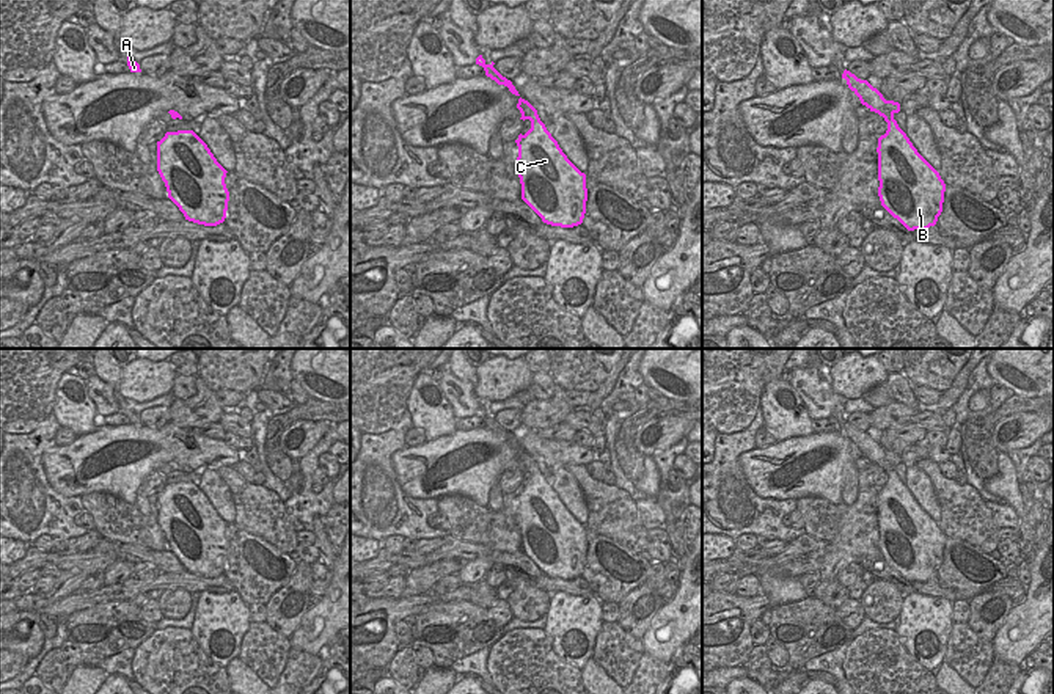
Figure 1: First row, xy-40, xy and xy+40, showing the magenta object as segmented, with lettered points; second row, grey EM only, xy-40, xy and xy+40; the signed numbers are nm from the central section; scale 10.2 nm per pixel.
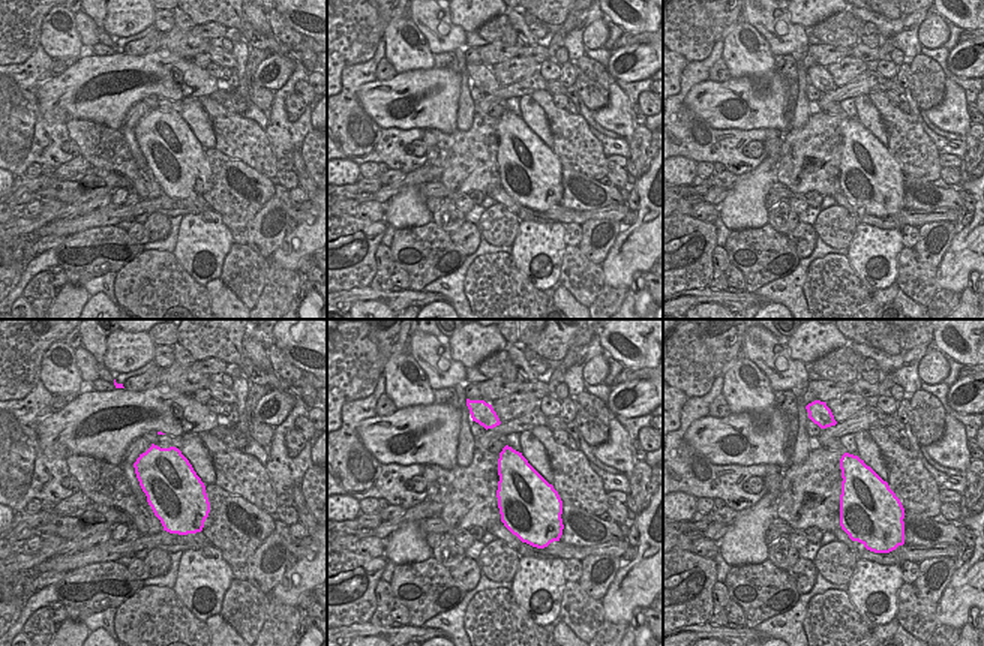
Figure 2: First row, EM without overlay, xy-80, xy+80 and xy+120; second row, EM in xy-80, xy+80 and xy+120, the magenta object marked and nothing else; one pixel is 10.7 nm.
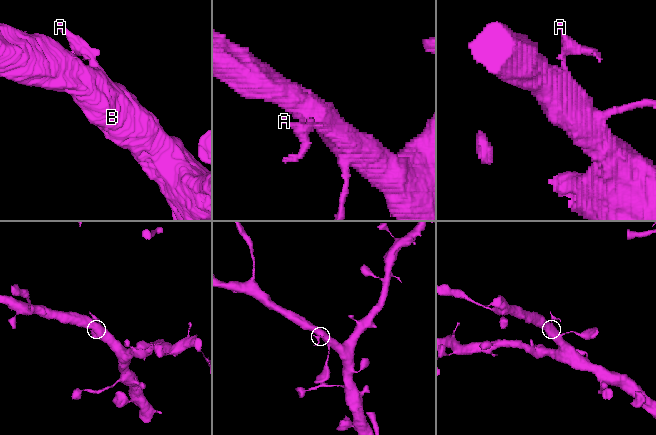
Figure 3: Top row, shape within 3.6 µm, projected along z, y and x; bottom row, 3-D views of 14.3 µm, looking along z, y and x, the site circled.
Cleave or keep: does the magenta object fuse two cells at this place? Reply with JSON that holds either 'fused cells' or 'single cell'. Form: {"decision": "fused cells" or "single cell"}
{"decision": "single cell"}

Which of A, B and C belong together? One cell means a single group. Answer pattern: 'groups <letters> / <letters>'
groups A B C

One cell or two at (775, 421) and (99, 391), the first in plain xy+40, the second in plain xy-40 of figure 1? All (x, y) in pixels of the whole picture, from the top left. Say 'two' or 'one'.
two

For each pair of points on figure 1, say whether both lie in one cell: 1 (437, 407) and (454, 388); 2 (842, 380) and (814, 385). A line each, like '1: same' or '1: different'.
1: different
2: different

